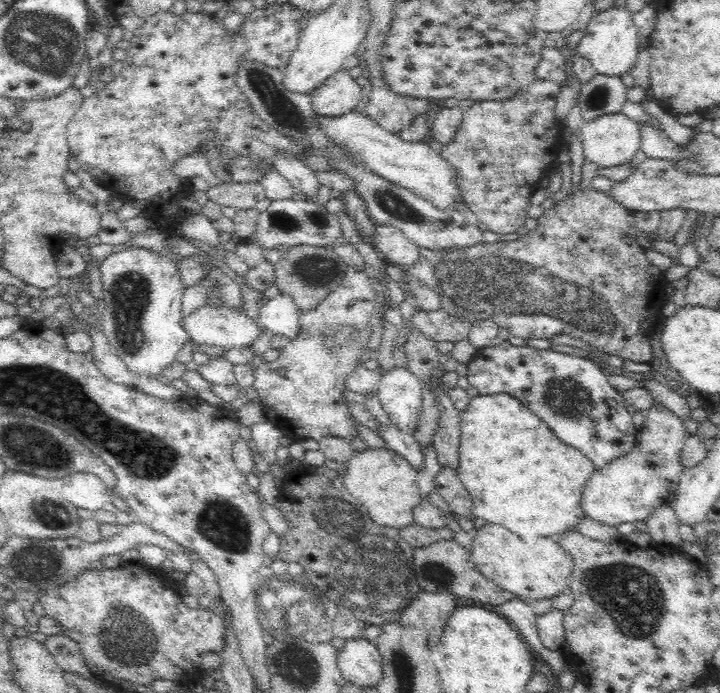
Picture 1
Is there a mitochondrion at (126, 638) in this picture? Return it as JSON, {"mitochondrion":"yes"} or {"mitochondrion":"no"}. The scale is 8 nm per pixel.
{"mitochondrion":"yes"}

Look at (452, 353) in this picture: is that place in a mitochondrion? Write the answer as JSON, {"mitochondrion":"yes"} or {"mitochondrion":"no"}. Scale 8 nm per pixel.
{"mitochondrion":"no"}

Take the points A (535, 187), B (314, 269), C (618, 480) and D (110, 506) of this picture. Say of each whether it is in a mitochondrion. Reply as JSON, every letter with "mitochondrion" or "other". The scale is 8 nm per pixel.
{"A":"other","B":"mitochondrion","C":"other","D":"other"}

